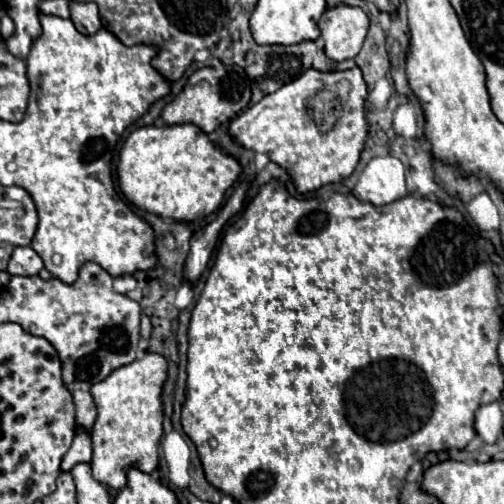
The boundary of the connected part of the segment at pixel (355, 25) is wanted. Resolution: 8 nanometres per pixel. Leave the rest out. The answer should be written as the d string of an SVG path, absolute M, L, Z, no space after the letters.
M344 4L328 8L320 18L326 56L336 62L354 58L362 48L368 26L370 18L362 8Z

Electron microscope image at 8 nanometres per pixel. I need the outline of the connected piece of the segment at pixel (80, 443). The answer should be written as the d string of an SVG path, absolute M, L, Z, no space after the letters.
M76 430L76 438L70 446L70 450L66 452L60 464L62 471L70 471L76 464L84 462L90 464L92 460L92 442L90 442L90 434L84 430Z

